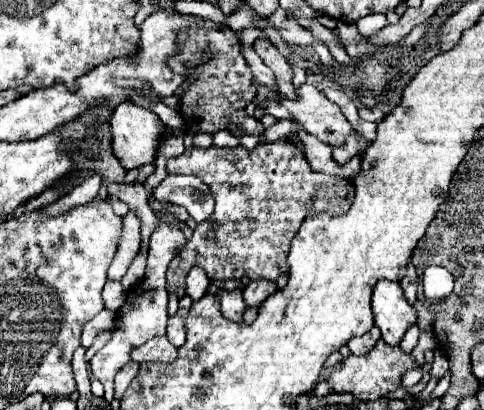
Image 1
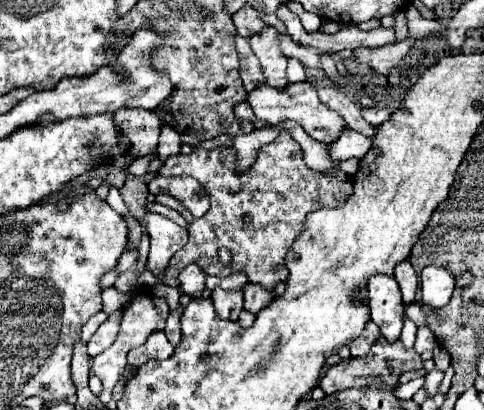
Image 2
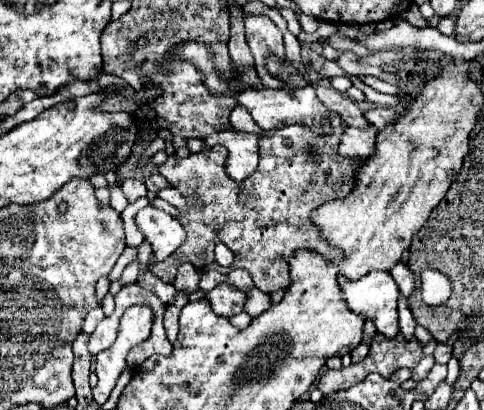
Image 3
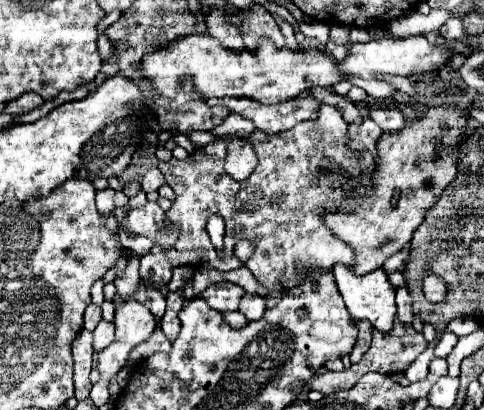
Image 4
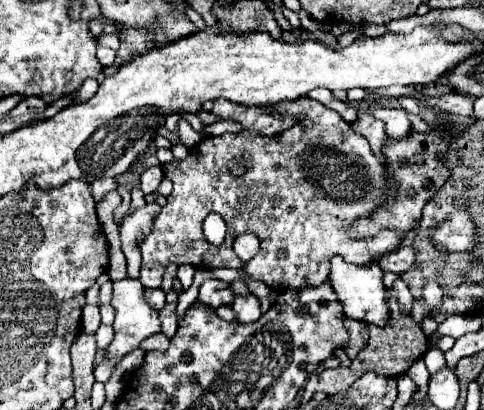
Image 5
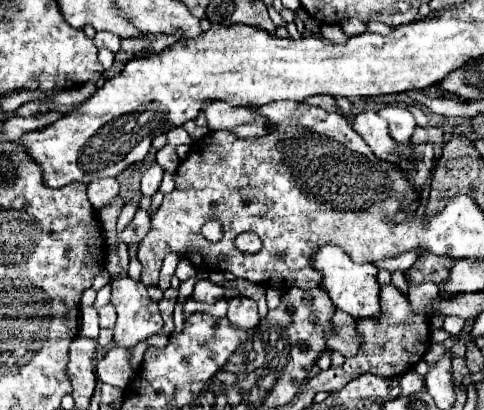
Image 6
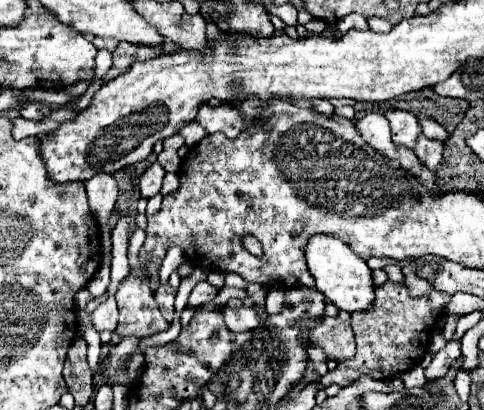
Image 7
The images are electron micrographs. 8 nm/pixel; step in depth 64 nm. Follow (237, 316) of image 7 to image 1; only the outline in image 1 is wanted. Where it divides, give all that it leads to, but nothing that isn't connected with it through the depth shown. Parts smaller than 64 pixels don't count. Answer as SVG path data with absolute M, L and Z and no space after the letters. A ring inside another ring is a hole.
M256 280L250 282L248 286L242 288L244 292L244 302L246 306L260 306L268 296L272 296L276 292L276 284L274 282L266 282L266 280Z

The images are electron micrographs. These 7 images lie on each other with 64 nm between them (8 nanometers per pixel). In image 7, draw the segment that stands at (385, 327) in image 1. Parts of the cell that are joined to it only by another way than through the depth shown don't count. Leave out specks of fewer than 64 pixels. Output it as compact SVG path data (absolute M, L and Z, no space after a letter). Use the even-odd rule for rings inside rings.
M316 234L312 236L312 240L308 240L304 254L306 254L308 270L316 280L316 290L322 292L328 298L328 302L332 302L334 306L346 312L368 310L372 306L374 300L372 270L364 260L360 260L360 256L356 256L356 252L352 252L352 248L348 248L348 244L342 244L342 240L336 236Z

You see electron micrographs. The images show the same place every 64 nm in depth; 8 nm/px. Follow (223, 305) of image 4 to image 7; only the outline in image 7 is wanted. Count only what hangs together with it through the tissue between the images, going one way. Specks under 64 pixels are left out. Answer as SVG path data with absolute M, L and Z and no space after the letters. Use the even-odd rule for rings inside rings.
M198 282L188 298L188 306L200 306L200 304L208 304L214 300L214 296L218 294L218 290L208 284L208 282Z

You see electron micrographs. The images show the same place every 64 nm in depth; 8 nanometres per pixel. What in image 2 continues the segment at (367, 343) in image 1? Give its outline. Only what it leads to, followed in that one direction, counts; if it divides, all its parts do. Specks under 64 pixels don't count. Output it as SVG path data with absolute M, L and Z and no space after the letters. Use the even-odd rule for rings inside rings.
M368 322L366 328L364 328L364 332L350 344L350 352L352 352L352 356L354 356L354 358L362 358L362 356L366 356L366 354L370 352L370 346L376 342L378 336L380 336L378 326L376 326L374 322Z

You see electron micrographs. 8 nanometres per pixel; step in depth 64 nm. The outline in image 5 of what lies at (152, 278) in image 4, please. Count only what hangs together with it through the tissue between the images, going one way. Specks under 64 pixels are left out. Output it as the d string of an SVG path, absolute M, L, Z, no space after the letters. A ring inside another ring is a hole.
M310 98L280 102L274 104L272 110L290 116L302 114L304 118L298 120L288 130L278 132L274 136L260 136L258 132L238 132L238 134L226 132L222 136L204 136L200 144L190 148L188 158L174 160L172 164L162 166L166 178L172 180L174 190L168 196L166 206L162 206L162 212L156 216L152 232L140 244L142 252L140 282L144 288L160 288L164 266L168 266L168 262L190 264L200 270L212 270L212 268L242 270L244 276L252 280L262 280L272 290L308 288L308 286L318 286L326 280L330 270L328 260L332 254L340 254L346 262L352 264L368 264L384 254L396 252L398 248L402 248L404 240L408 240L406 232L396 232L396 230L380 230L376 236L366 236L364 240L352 240L348 236L348 228L356 220L370 216L376 208L388 204L388 196L396 194L398 190L396 180L388 178L386 174L386 164L382 164L372 154L368 140L356 134L352 126L342 120L338 112ZM238 158L246 160L248 166L244 174L234 176L228 168L228 162ZM210 212L220 214L228 226L226 240L220 246L210 244L202 234L202 222ZM244 232L254 232L260 238L260 252L250 262L242 262L232 248L234 238Z

